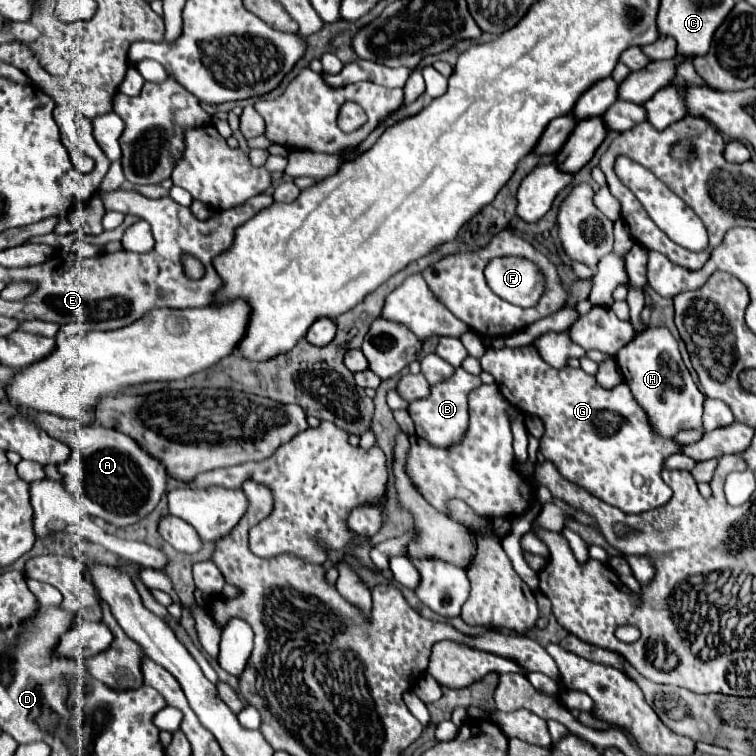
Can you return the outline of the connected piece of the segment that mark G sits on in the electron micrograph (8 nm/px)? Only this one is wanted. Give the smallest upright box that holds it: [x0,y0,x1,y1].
[480,346,754,514]

